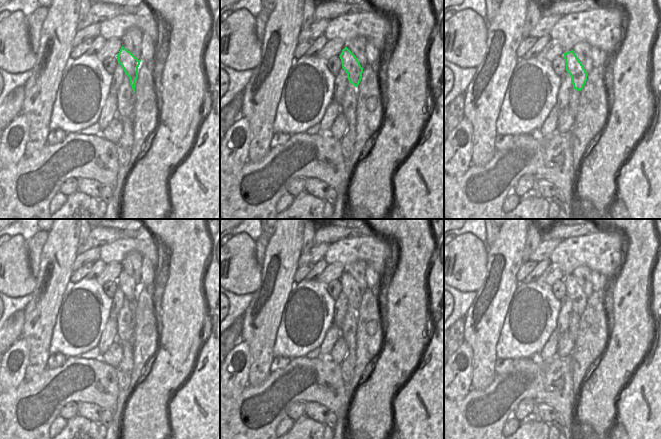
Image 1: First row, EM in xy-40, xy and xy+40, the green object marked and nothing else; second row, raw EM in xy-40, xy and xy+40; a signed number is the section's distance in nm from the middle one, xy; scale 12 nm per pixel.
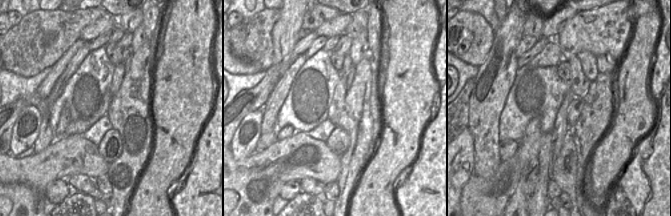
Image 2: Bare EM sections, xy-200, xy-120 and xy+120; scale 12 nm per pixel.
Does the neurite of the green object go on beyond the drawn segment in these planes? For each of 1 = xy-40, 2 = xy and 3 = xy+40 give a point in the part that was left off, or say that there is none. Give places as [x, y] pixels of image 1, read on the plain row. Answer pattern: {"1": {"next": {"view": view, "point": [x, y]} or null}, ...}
{"1": {"next": null}, "2": {"next": null}, "3": {"next": null}}

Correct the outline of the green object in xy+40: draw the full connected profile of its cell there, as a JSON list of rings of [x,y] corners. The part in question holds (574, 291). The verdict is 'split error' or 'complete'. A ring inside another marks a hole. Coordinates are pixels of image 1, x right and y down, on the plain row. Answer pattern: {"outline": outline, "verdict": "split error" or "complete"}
{"outline": [[[573,274],[564,277],[563,281],[566,287],[566,295],[571,300],[573,312],[581,315],[587,305],[588,297],[584,293],[582,287],[579,285]]], "verdict": "complete"}

